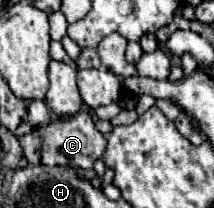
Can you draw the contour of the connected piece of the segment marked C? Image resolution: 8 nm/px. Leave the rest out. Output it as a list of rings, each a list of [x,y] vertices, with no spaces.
[[[79,112],[71,118],[57,120],[45,128],[35,128],[33,132],[21,136],[23,154],[29,164],[47,164],[47,166],[71,166],[71,168],[91,168],[97,158],[103,156],[107,148],[105,136],[95,128],[89,112]]]

